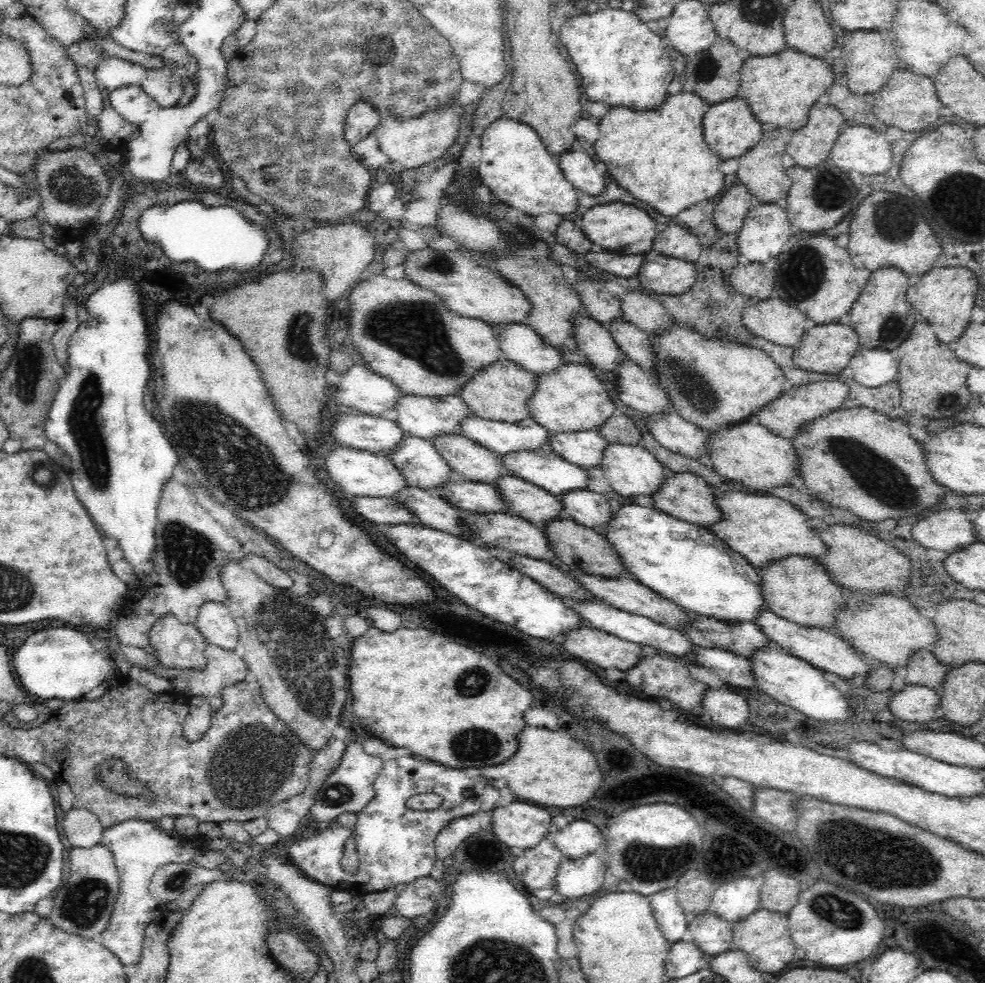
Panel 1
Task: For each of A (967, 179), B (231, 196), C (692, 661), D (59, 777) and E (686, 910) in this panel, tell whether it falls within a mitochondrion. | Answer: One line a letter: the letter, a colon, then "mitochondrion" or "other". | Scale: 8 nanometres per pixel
A: mitochondrion
B: other
C: other
D: other
E: other

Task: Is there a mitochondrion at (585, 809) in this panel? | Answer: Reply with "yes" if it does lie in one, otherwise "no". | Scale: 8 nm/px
no

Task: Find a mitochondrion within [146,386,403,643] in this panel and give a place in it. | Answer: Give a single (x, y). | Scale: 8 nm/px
(225, 451)

